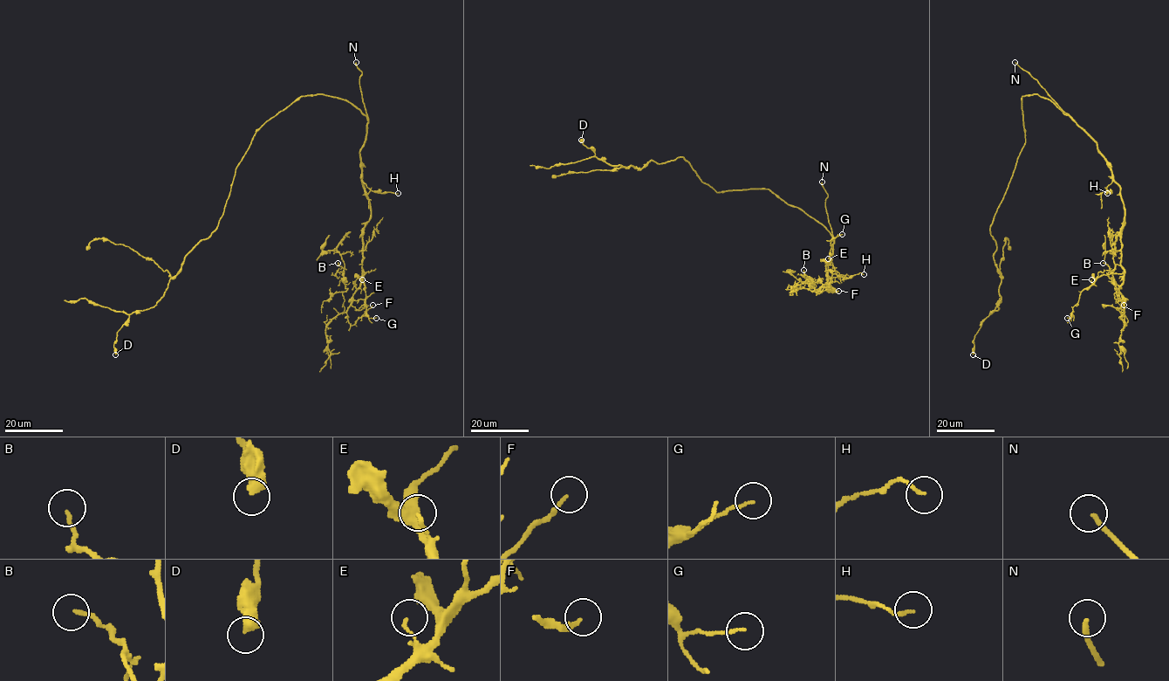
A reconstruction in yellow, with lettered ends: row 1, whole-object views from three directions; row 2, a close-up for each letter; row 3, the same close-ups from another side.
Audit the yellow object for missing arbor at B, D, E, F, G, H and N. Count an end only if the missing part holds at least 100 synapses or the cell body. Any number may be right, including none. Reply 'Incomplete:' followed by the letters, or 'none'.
Incomplete: N

